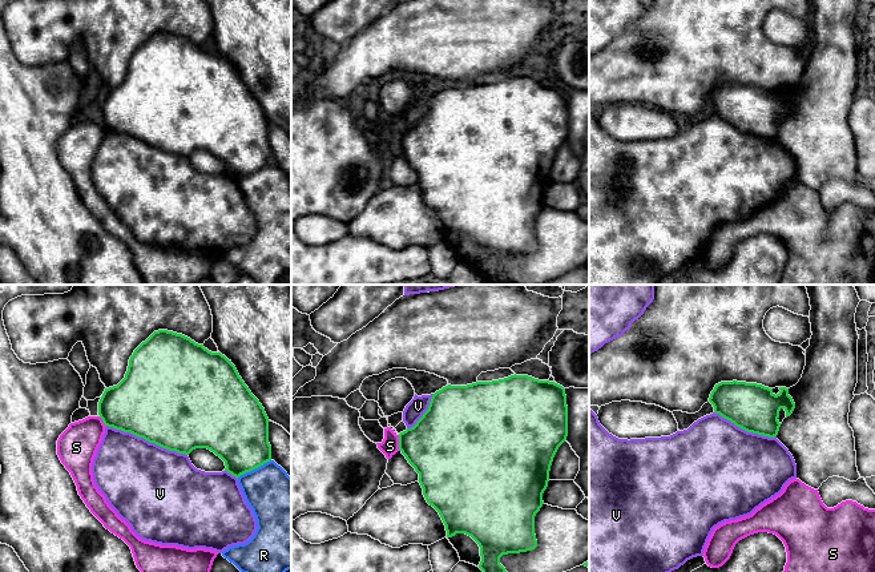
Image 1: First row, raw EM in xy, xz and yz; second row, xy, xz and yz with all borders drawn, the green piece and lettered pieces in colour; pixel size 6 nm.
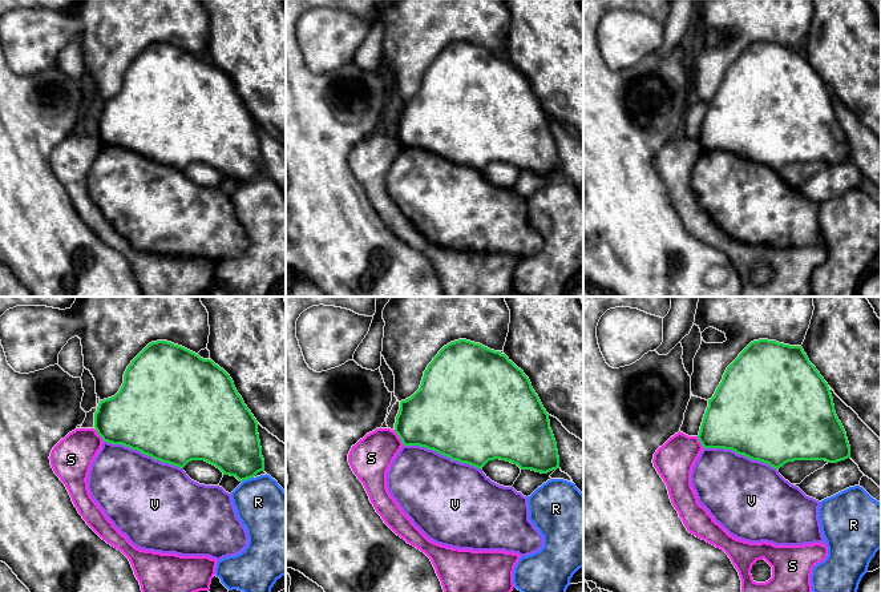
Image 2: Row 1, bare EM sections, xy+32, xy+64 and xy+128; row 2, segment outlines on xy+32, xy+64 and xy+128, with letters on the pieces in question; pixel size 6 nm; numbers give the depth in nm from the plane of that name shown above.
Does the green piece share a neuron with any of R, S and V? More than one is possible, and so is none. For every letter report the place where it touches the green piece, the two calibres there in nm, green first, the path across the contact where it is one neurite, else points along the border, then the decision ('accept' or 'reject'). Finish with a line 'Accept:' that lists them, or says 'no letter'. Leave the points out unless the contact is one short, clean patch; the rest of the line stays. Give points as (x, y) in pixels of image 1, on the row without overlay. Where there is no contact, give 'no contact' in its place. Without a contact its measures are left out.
R: xy (253, 170) | 380/320 nm | along xy (270, 161), (237, 180) | reject
S: xz (399, 145) | 400/110 nm | along xz (398, 137), (398, 149), (400, 152) | reject
V: xy (146, 141) | 500/460 nm | reject
Accept: no letter

